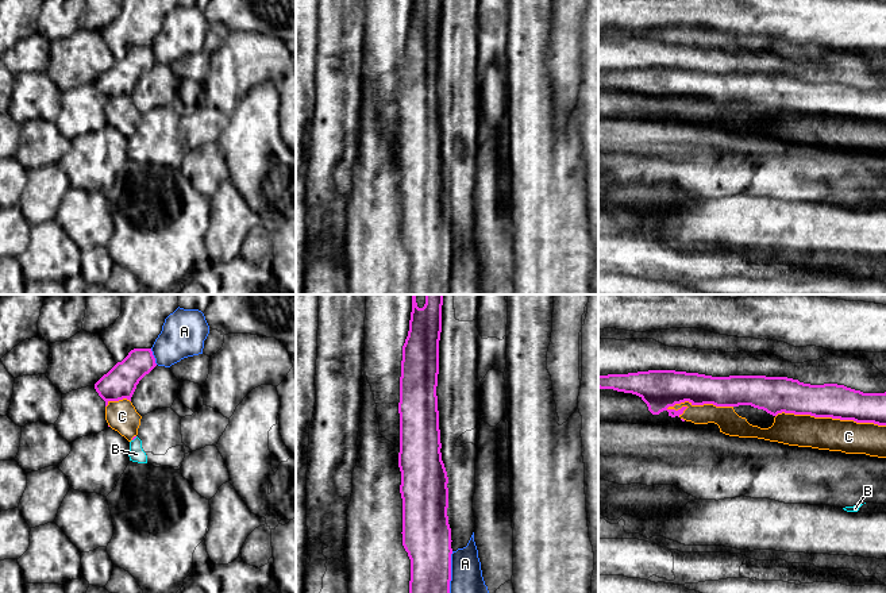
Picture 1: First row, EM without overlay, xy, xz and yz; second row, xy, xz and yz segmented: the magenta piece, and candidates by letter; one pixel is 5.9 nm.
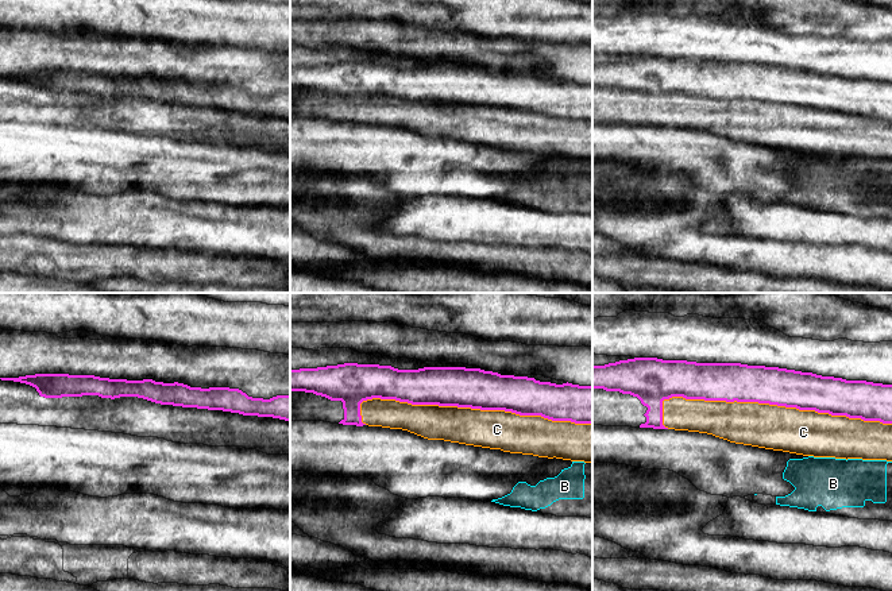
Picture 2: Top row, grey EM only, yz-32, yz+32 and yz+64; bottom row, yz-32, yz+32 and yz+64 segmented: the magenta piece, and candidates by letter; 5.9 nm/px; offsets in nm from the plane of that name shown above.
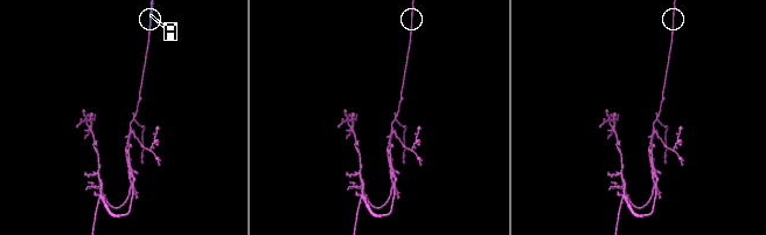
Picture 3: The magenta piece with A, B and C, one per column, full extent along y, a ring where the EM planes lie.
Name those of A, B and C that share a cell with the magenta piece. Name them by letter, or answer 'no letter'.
no letter

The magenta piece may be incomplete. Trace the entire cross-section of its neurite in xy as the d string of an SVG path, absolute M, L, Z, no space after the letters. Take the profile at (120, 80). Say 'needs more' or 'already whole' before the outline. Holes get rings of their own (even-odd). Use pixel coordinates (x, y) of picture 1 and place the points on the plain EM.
already whole; M134 46L95 81L95 86L105 99L105 104L109 99L131 99L139 78L155 63L151 46Z

